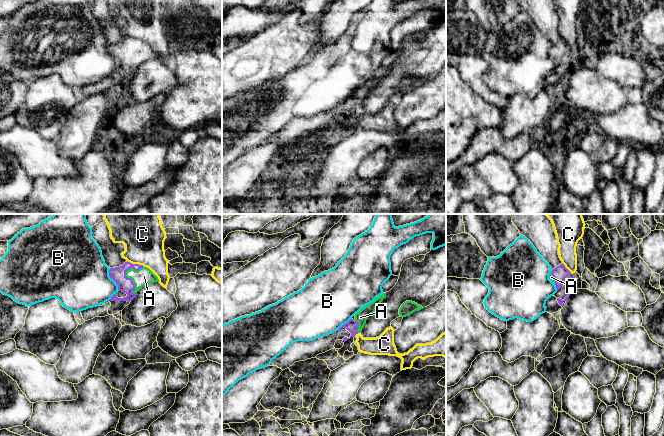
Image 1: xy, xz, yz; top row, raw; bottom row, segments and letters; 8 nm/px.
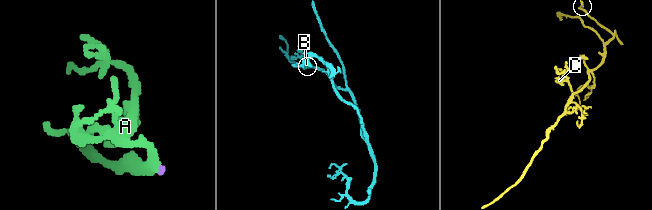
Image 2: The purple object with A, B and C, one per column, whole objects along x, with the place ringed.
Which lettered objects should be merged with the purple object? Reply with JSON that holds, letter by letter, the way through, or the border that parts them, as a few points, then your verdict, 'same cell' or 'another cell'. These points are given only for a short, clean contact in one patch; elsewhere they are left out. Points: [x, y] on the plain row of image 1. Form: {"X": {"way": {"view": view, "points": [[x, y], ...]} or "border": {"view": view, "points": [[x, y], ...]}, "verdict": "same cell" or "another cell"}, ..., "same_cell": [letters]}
{"A": {"way": {"view": "xy", "points": [[118, 50], [125, 52], [144, 52]]}, "verdict": "same cell"}, "B": {"border": {"view": "xy", "points": [[109, 44], [109, 52], [119, 66]]}, "verdict": "another cell"}, "C": {"border": {"view": "xy", "points": [[127, 36], [144, 42]]}, "verdict": "another cell"}, "same_cell": ["A"]}

